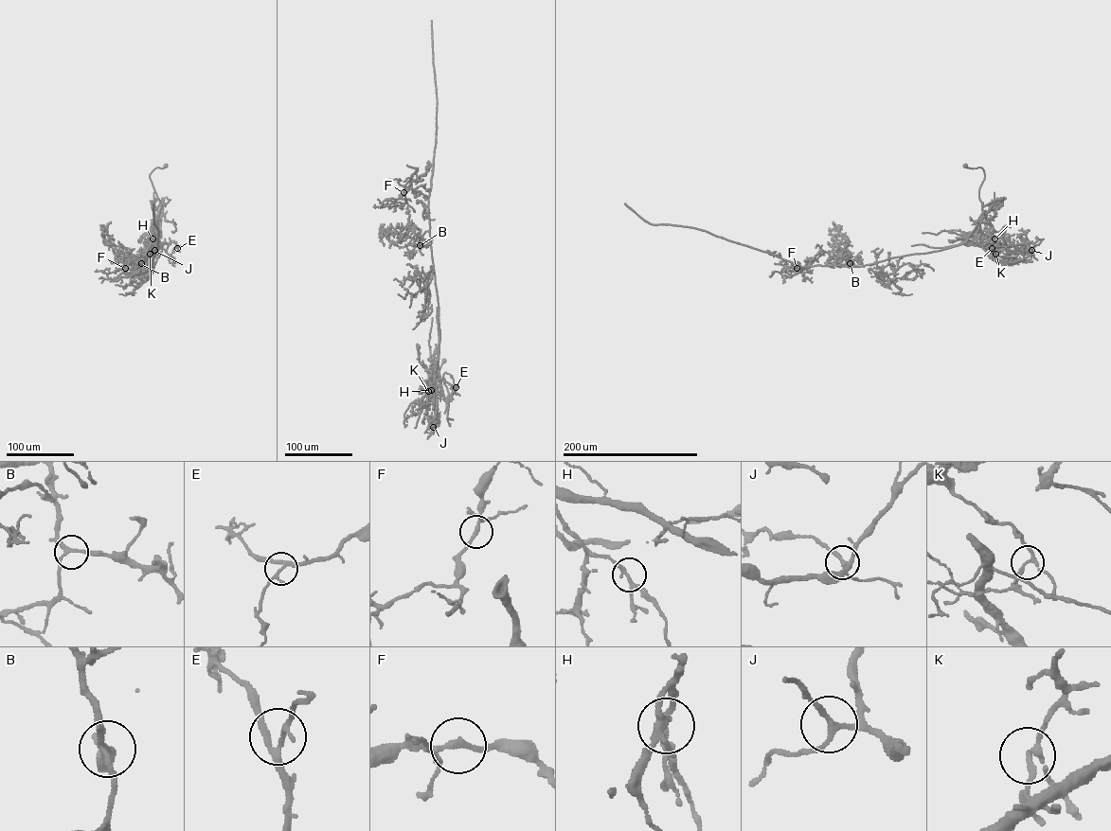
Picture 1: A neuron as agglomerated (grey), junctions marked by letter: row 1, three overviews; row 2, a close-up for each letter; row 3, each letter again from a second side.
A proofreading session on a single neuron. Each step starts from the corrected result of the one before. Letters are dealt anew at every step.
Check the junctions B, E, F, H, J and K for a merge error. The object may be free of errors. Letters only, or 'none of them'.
K

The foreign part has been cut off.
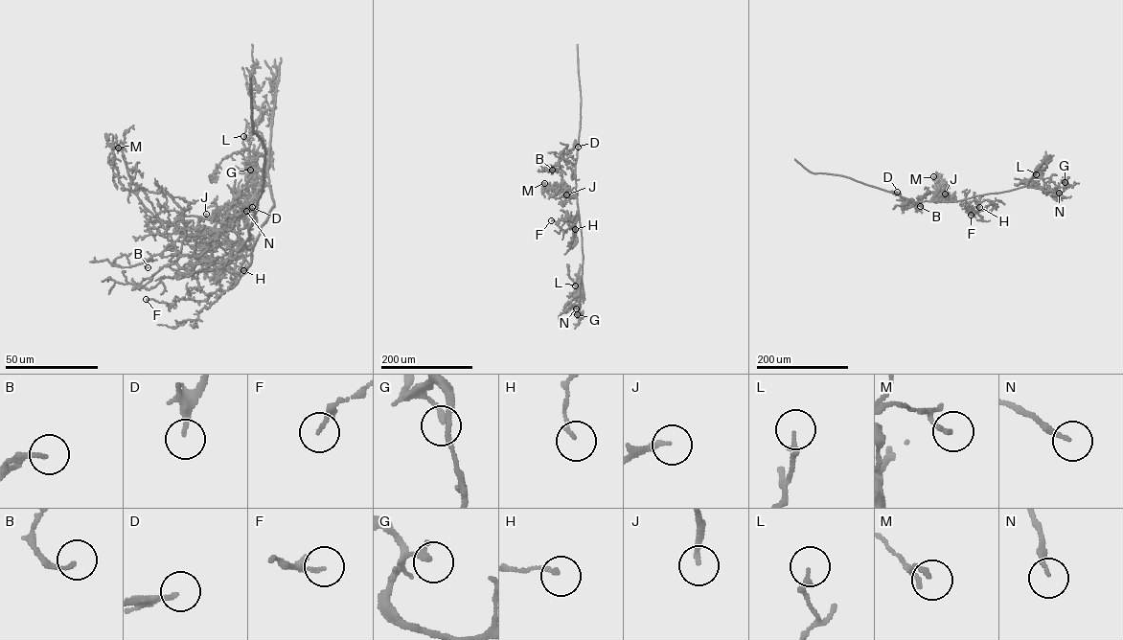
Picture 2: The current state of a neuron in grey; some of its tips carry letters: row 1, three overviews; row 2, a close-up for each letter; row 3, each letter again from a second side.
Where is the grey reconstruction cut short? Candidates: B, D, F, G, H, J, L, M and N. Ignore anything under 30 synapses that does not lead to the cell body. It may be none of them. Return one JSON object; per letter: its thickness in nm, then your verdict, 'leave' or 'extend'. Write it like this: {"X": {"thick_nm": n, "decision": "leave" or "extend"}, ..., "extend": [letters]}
{"B": {"thick_nm": 140, "decision": "leave"}, "D": {"thick_nm": 160, "decision": "extend"}, "F": {"thick_nm": 120, "decision": "leave"}, "G": {"thick_nm": 240, "decision": "leave"}, "H": {"thick_nm": 130, "decision": "leave"}, "J": {"thick_nm": 180, "decision": "extend"}, "L": {"thick_nm": 150, "decision": "leave"}, "M": {"thick_nm": 160, "decision": "leave"}, "N": {"thick_nm": 150, "decision": "extend"}, "extend": ["D", "J", "N"]}

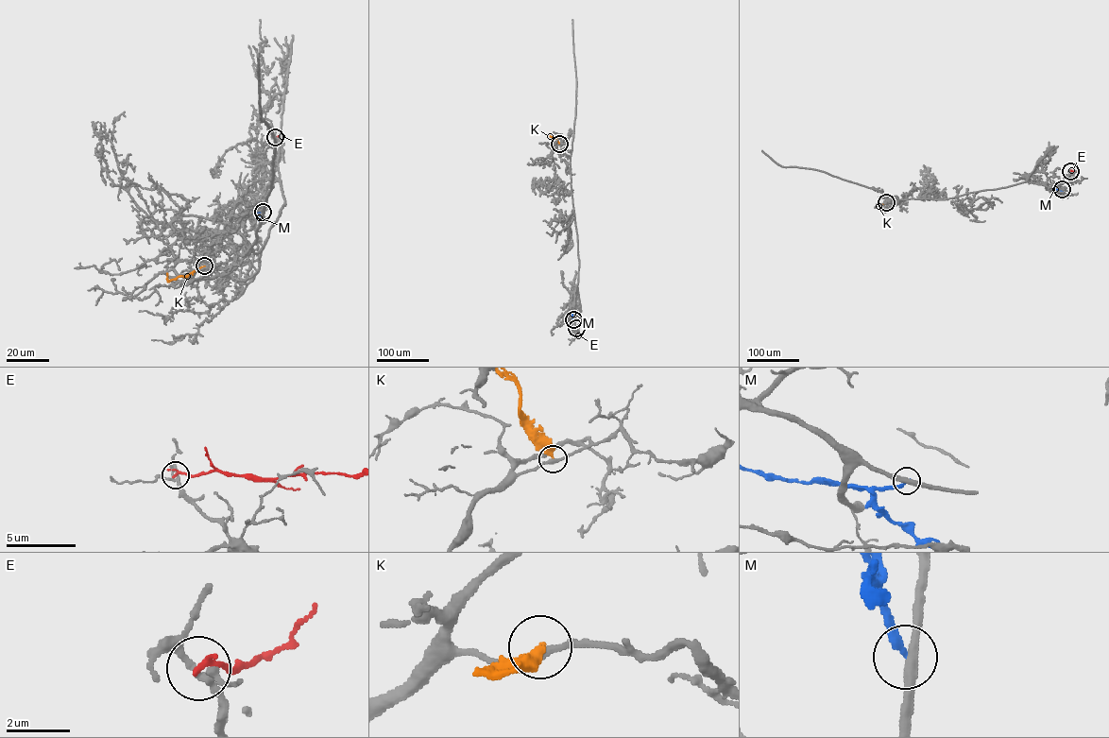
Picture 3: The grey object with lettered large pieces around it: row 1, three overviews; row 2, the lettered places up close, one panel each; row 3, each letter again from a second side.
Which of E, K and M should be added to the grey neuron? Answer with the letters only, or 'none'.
none

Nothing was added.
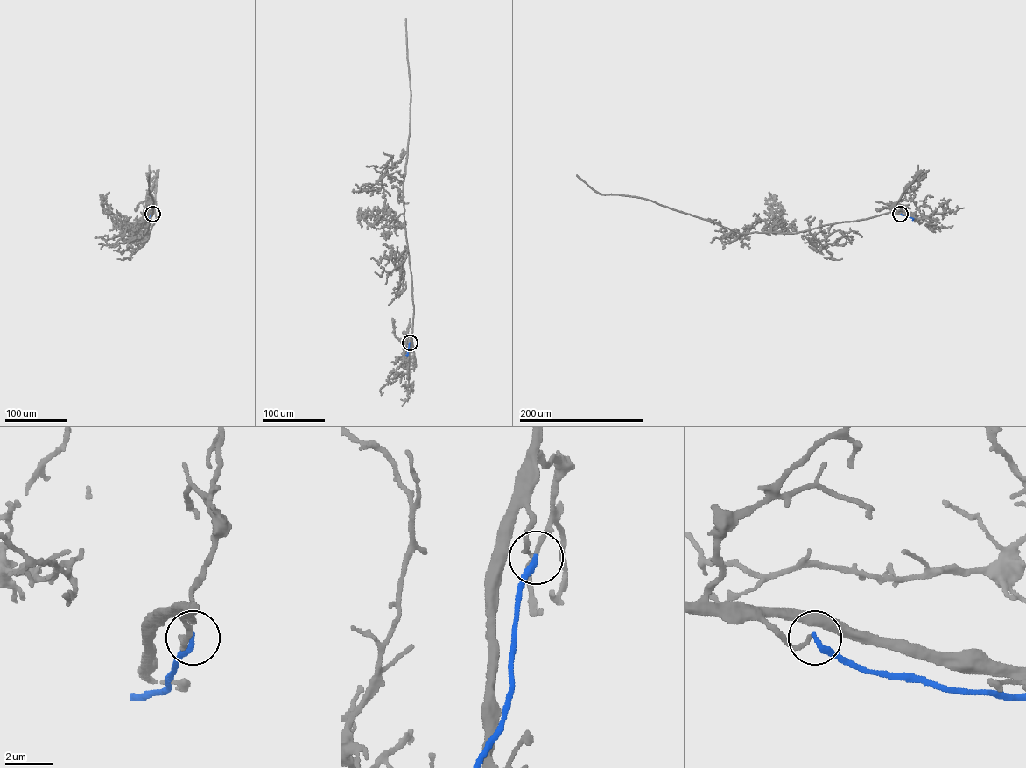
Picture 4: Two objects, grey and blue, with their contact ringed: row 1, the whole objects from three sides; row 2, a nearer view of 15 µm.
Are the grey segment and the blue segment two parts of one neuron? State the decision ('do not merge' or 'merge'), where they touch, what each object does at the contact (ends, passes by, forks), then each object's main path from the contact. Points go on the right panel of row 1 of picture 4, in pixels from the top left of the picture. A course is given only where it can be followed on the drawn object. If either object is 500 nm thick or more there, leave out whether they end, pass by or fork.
do not merge | (900, 214) | grey ends | blue ends | grey via (900, 214), (888, 212), (793, 233), (741, 234), (650, 200), (600, 194), (577, 174) | blue via (900, 214), (911, 217), (912, 220)

